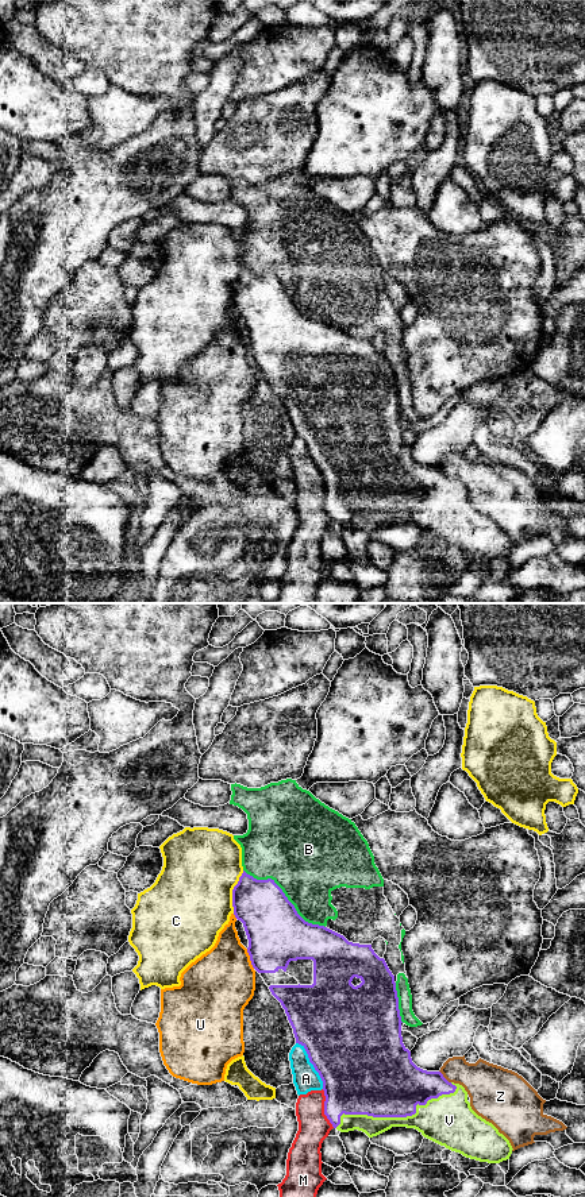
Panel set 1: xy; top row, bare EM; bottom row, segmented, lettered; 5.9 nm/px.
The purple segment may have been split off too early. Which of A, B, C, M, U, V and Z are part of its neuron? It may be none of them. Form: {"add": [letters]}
{"add": ["V"]}

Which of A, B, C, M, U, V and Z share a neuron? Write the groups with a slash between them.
A M / B Z / C / U / V

